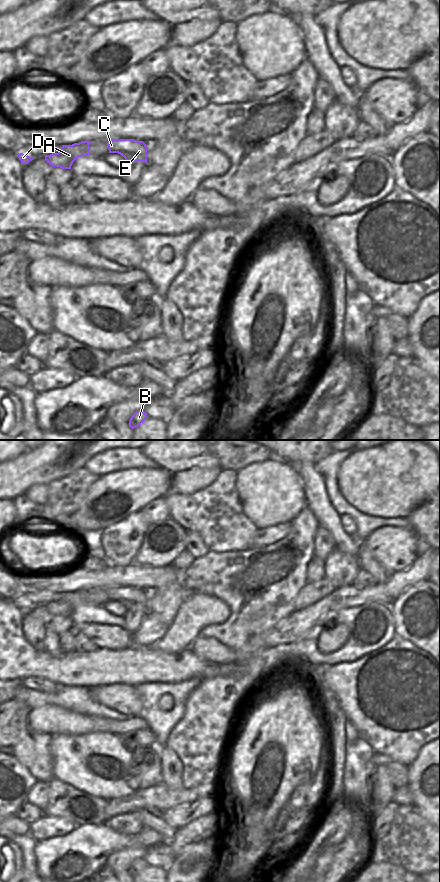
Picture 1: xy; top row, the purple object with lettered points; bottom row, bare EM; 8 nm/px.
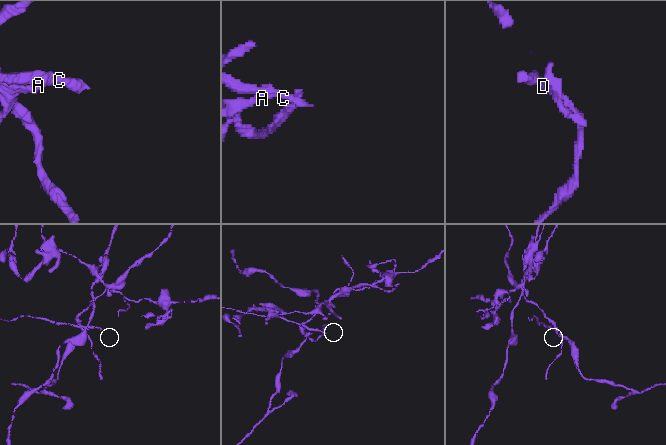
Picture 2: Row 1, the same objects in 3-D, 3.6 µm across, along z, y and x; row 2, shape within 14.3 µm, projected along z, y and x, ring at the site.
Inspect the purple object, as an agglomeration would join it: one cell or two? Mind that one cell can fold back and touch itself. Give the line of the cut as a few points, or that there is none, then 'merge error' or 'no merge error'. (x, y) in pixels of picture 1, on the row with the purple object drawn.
cut xy (79, 142), (84, 144), (85, 154); merge error

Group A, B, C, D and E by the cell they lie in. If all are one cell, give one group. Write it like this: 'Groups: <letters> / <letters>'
Groups: A B D / C E

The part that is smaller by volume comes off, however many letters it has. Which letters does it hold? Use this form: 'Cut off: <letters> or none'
Cut off: C, E

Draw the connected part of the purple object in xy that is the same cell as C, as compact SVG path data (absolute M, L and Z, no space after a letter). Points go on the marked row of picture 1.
M109 139L107 142L109 153L118 153L126 161L144 161L147 164L148 147L143 141L134 139Z

